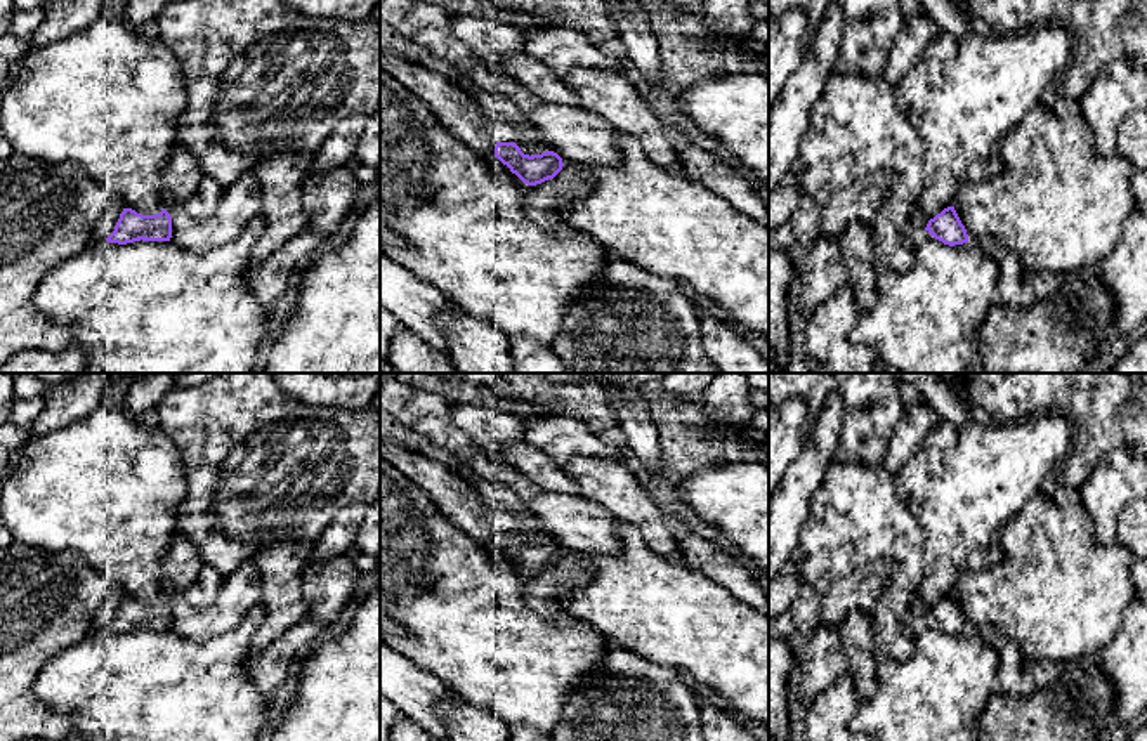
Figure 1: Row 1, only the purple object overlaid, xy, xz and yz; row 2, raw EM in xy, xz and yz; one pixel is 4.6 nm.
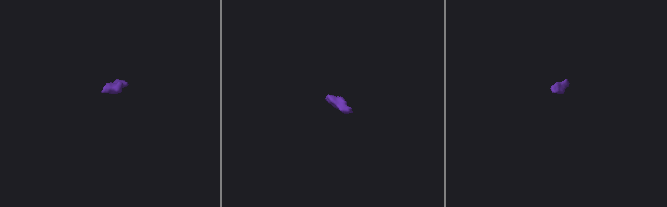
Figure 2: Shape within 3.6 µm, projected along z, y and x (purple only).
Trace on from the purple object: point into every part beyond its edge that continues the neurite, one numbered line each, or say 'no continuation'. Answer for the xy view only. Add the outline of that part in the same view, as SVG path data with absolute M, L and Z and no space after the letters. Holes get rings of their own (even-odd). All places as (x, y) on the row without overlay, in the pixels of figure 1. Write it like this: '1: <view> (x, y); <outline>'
1: xy (106, 611); M116 588L97 609L97 614L92 621L90 632L104 630L113 620L123 600L123 592Z

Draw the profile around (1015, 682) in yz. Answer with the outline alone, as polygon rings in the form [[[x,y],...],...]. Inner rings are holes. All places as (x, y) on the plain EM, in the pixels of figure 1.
[[[982,625],[977,633],[994,644],[1000,652],[1000,689],[1010,696],[1029,696],[1038,689],[1059,684],[1062,661],[1029,661],[1020,654],[1017,644],[1008,640],[1001,630]]]

